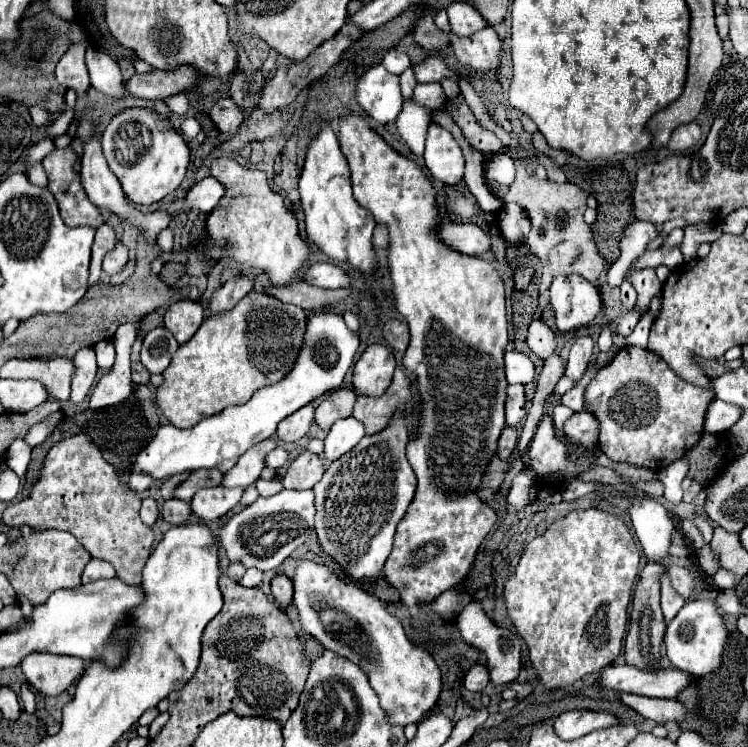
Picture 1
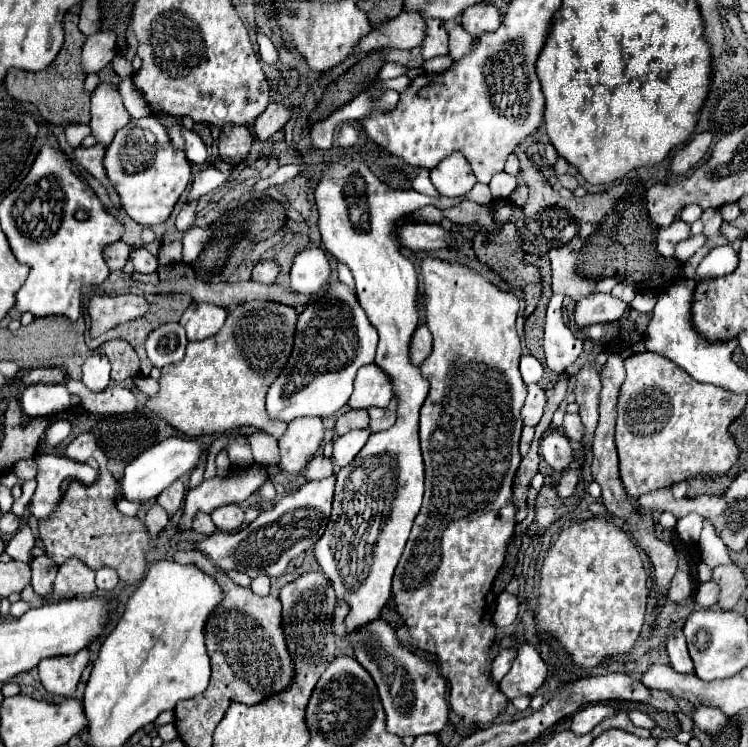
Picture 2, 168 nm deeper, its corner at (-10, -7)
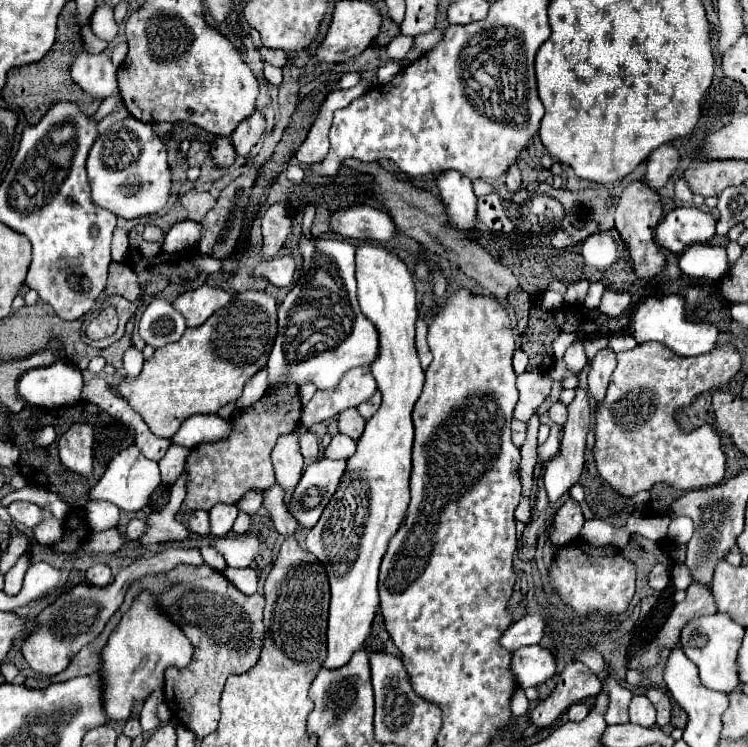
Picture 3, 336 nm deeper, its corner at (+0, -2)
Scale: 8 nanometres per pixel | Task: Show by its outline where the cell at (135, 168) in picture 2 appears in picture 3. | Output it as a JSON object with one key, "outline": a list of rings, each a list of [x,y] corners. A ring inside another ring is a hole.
{"outline":[[[135,117],[113,123],[97,137],[87,157],[87,175],[93,201],[123,219],[139,219],[159,213],[171,193],[167,149],[155,135],[151,123],[137,121]]]}

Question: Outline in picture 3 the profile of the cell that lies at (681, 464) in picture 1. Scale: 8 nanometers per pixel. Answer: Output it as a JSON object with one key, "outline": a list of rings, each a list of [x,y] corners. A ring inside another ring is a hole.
{"outline":[[[673,517],[669,525],[669,537],[677,543],[687,543],[693,535],[693,521],[689,517]]]}

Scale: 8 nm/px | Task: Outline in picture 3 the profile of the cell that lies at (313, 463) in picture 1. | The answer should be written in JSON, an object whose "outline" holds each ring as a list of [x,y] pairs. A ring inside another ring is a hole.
{"outline":[[[309,431],[301,437],[301,453],[307,461],[315,461],[317,459],[317,453],[319,453],[319,441],[317,437]]]}

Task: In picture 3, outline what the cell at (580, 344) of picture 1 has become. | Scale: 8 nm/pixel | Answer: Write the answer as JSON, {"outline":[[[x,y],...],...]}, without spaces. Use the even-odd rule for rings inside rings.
{"outline":[[[583,387],[575,389],[575,399],[569,405],[569,419],[567,425],[563,427],[563,439],[561,439],[561,451],[555,459],[551,459],[545,465],[545,475],[543,475],[543,485],[547,489],[549,501],[557,501],[561,495],[565,495],[577,481],[579,475],[583,471],[583,463],[585,463],[585,439],[587,439],[587,431],[591,425],[591,401],[589,395]]]}

